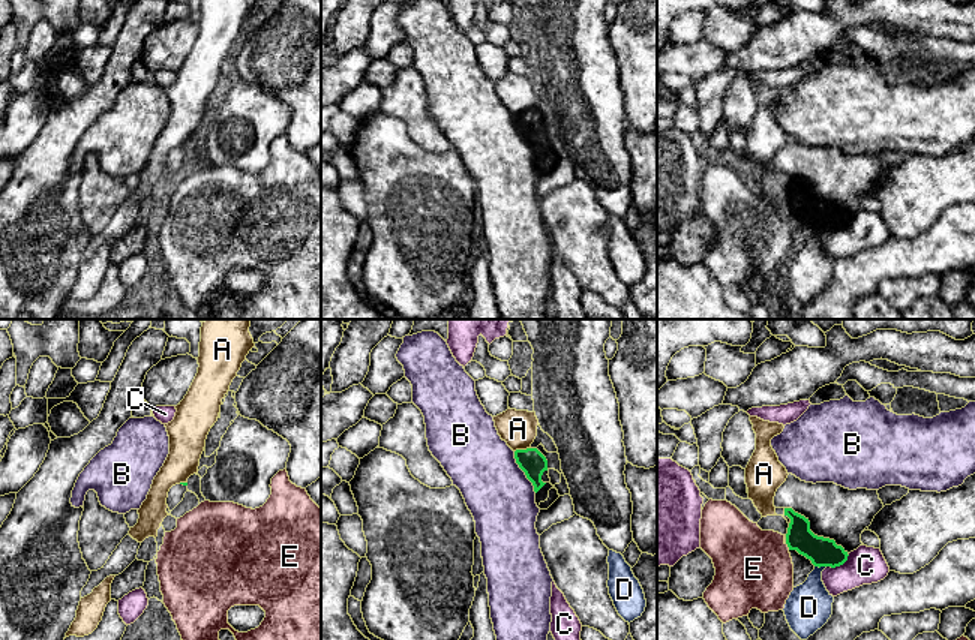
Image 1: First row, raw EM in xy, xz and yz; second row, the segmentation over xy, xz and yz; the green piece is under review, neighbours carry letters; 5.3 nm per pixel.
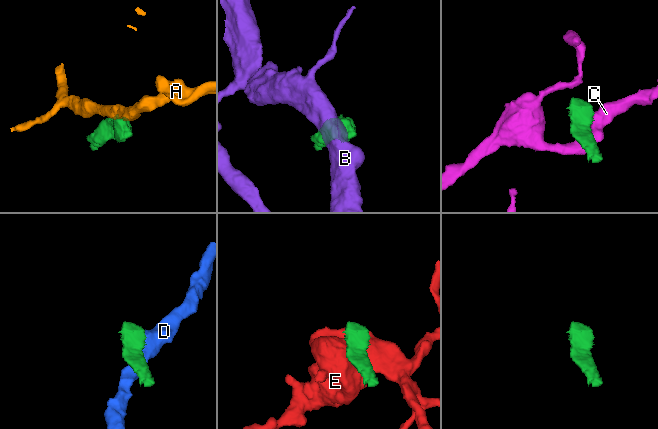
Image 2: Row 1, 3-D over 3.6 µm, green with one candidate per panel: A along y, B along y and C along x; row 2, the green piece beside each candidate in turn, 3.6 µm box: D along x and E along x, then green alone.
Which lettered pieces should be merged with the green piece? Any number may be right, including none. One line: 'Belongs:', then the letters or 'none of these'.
Belongs: none of these

